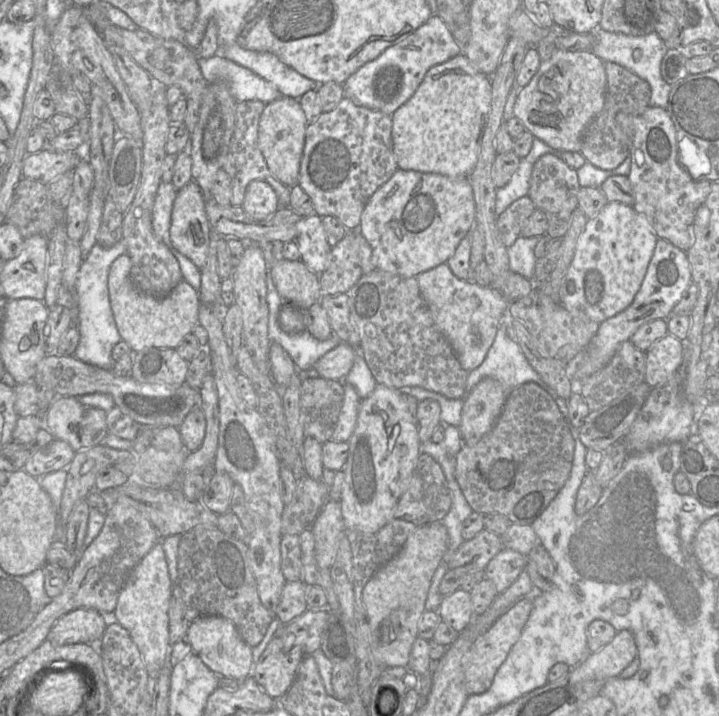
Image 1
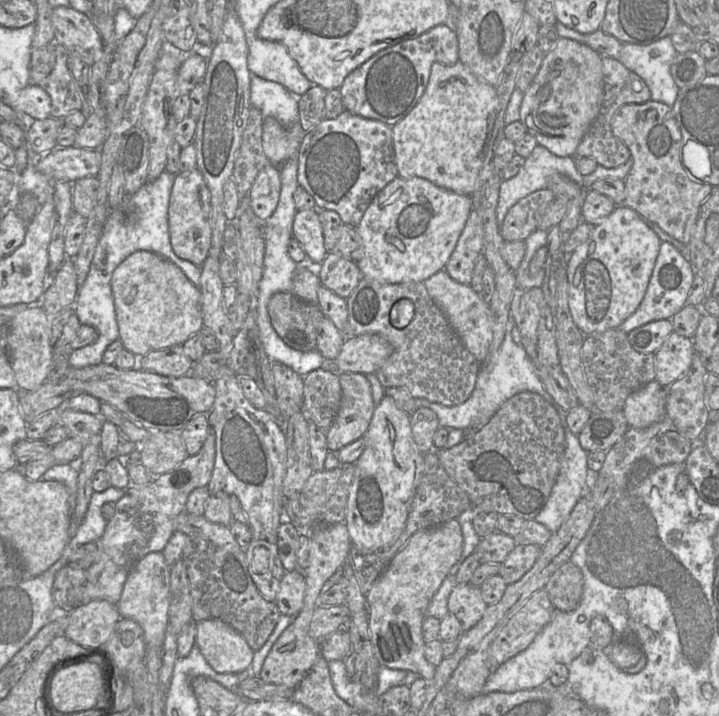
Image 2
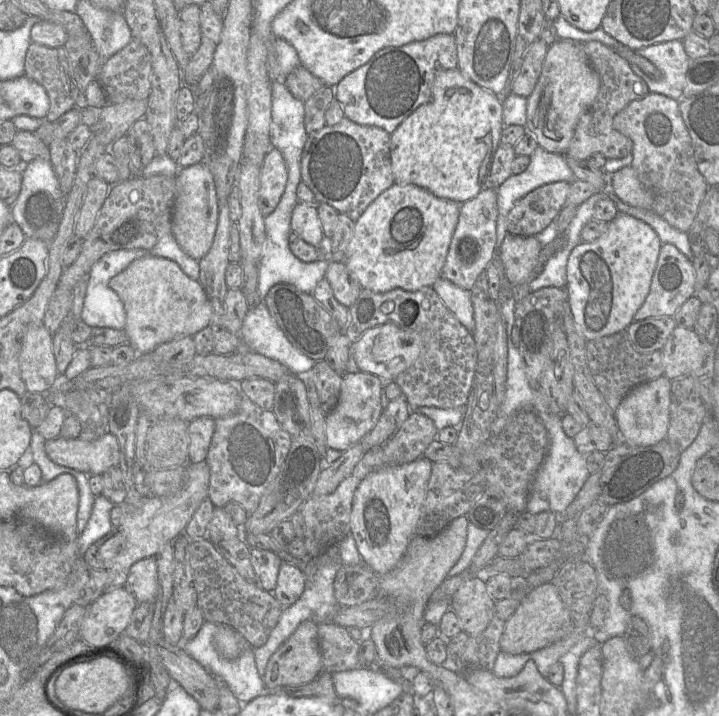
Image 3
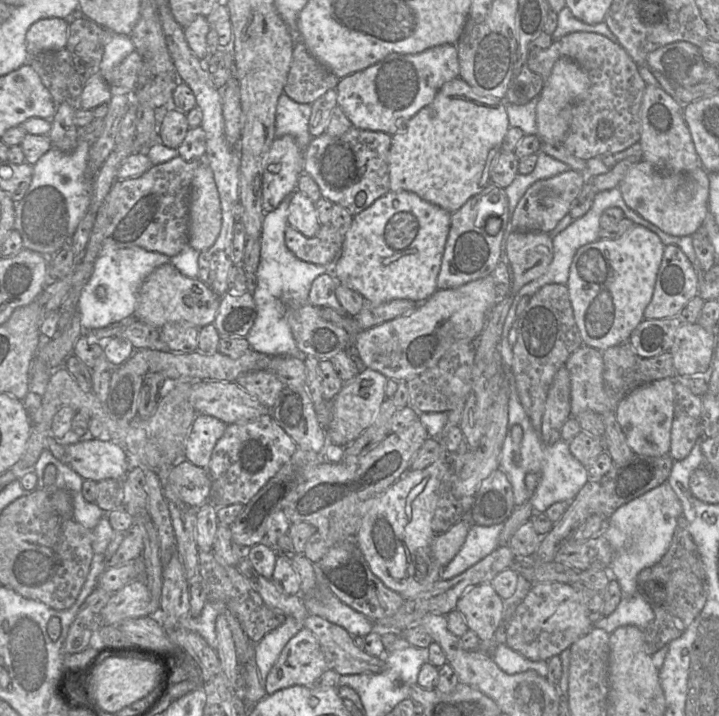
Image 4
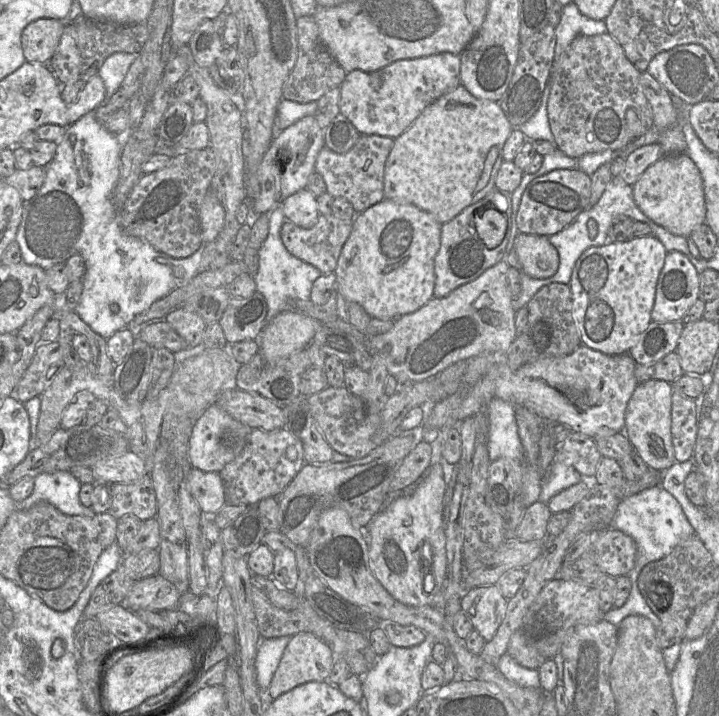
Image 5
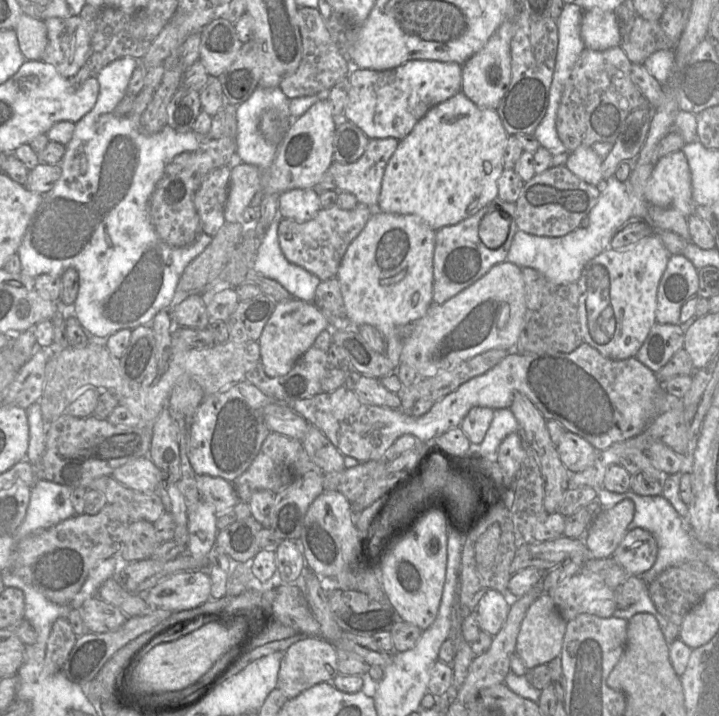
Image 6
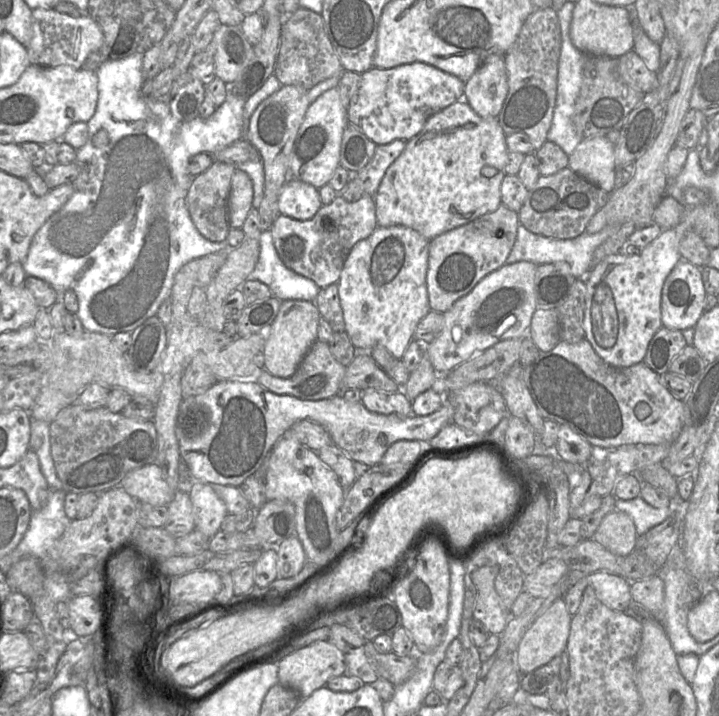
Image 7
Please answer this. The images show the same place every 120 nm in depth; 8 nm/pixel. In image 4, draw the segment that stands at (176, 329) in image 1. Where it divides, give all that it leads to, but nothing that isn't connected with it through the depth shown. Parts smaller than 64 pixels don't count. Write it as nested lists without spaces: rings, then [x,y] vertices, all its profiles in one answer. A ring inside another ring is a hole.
[[[171,264],[157,267],[142,283],[134,314],[138,321],[161,328],[170,322],[186,322],[197,328],[213,324],[220,299],[206,284],[198,278],[182,275]]]

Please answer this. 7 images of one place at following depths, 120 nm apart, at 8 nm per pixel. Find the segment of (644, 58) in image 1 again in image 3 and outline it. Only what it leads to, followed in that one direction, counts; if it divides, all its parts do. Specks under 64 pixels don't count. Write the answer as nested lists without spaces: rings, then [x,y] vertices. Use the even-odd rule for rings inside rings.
[[[682,40],[654,44],[636,52],[654,64],[663,74],[662,80],[655,81],[636,64],[630,64],[632,71],[647,84],[649,91],[680,101],[690,59],[684,50]]]

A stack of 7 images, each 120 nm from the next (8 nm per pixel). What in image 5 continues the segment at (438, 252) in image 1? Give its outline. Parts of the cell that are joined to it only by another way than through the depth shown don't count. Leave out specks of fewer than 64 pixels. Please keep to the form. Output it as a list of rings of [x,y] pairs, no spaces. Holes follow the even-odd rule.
[[[384,199],[357,214],[334,271],[340,295],[359,304],[371,318],[396,320],[413,313],[434,297],[435,257],[440,248],[441,223],[430,213],[409,204]]]

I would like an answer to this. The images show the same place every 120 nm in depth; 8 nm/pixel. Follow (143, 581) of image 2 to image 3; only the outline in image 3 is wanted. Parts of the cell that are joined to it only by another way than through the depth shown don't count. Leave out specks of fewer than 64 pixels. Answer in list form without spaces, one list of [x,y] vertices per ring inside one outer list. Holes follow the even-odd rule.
[[[147,557],[130,568],[126,585],[138,603],[154,602],[158,594],[158,571],[156,557]]]

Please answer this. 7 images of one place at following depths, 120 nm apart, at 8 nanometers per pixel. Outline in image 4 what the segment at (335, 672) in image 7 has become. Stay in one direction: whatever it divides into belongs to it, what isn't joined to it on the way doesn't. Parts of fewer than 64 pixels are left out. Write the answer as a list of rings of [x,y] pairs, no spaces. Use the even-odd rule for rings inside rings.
[[[302,628],[280,653],[265,682],[265,691],[271,695],[295,685],[313,686],[328,669],[324,654],[315,635]]]

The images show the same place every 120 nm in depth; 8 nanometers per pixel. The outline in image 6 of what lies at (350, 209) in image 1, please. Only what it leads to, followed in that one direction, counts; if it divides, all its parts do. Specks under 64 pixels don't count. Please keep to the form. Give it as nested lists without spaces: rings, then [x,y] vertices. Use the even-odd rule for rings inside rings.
[[[395,138],[372,139],[368,142],[363,155],[356,162],[342,164],[333,161],[328,171],[335,180],[335,191],[350,193],[356,197],[358,205],[365,205],[371,210],[376,210],[384,172],[398,144],[399,140]]]

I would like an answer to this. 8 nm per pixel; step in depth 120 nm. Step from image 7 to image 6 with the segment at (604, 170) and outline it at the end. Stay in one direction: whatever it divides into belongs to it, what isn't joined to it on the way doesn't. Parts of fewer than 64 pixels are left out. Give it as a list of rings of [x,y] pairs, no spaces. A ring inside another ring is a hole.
[[[579,147],[569,153],[566,167],[578,178],[594,186],[601,186],[603,181],[601,167],[603,159],[592,147]]]

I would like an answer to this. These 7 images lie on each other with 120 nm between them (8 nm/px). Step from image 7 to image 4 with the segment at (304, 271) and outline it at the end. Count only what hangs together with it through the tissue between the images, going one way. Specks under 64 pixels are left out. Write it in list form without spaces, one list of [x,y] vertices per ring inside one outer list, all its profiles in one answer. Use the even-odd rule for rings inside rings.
[[[321,225],[313,238],[307,238],[300,232],[287,226],[285,230],[286,247],[300,260],[320,265],[332,266],[338,258],[344,238],[332,227]]]

